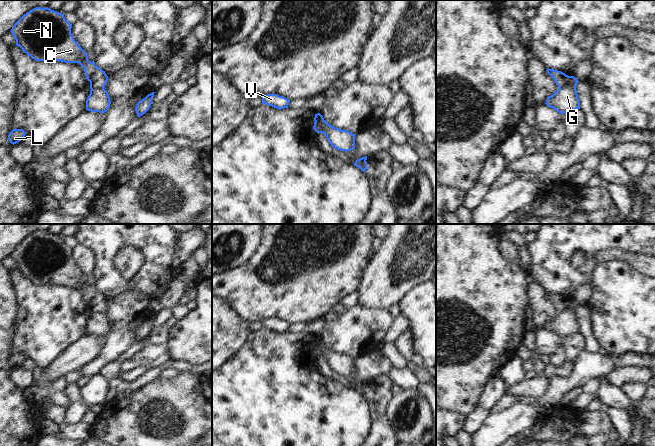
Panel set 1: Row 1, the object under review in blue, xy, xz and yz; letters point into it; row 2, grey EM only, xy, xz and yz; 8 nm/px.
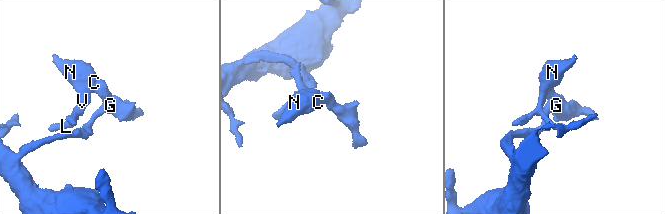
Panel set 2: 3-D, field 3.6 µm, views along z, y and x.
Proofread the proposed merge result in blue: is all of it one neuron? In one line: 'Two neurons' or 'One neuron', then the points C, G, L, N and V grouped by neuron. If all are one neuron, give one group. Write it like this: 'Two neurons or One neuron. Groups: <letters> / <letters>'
Two neurons. Groups: C L N V / G.

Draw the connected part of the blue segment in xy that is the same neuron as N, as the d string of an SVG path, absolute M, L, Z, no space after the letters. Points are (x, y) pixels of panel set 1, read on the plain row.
M36 231L24 238L12 251L11 257L16 264L16 269L23 276L36 285L61 285L65 287L79 287L90 306L91 314L104 312L108 300L93 286L88 284L88 278L79 270L71 258L72 248L64 241L64 238L50 232Z

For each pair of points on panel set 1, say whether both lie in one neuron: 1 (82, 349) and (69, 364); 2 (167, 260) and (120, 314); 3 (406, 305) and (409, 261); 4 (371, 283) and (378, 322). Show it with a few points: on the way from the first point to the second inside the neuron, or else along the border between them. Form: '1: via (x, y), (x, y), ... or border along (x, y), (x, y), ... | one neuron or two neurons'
1: via (79, 353), (72, 360) | one neuron
2: border along (117, 295), (130, 289), (137, 289), (151, 299) | two neurons
3: border along (425, 281), (412, 286), (398, 303) | two neurons
4: border along (358, 302), (369, 307), (384, 307), (387, 309) | two neurons

